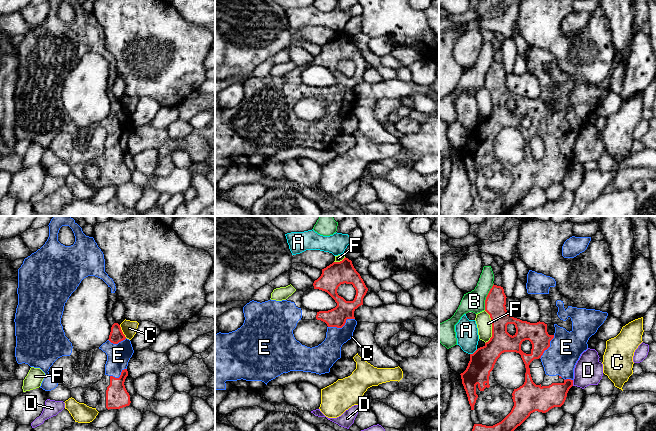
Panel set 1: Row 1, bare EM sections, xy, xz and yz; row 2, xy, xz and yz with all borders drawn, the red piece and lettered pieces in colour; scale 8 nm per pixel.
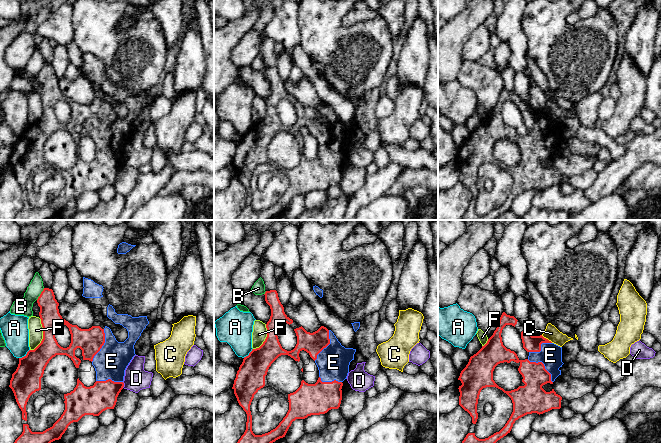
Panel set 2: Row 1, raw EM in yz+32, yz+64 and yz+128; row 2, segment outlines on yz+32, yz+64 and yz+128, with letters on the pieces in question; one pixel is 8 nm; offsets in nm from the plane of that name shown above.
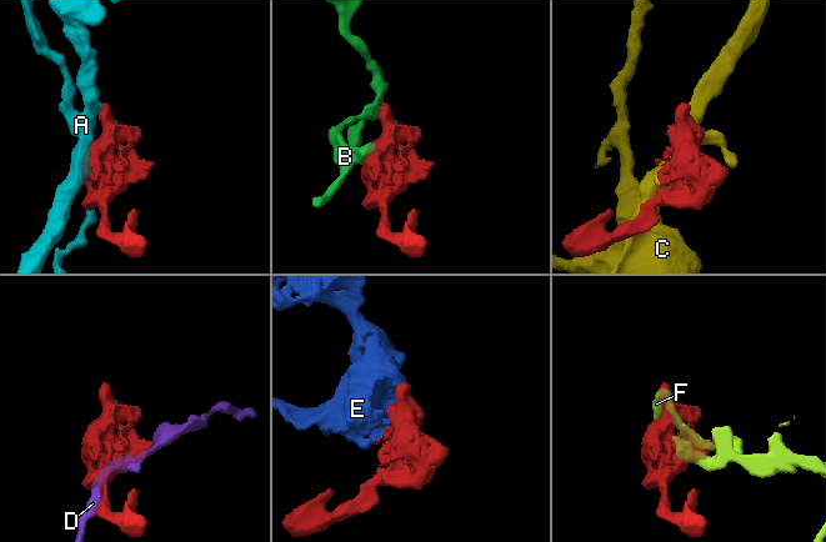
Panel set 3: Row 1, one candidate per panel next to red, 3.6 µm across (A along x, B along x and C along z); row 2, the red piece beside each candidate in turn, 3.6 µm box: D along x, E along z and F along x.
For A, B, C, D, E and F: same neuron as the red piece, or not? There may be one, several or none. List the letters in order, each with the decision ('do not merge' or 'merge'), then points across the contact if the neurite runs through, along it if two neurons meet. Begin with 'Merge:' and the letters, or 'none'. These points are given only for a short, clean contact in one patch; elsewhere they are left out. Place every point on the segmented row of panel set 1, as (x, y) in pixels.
Merge: E
A: do not merge
B: do not merge; border yz (493, 283), (486, 297), (484, 309)
C: do not merge; border xy (119, 325), (126, 337)
D: do not merge
E: merge
F: do not merge; border yz (484, 310), (489, 315), (491, 321), (491, 337), (485, 343)

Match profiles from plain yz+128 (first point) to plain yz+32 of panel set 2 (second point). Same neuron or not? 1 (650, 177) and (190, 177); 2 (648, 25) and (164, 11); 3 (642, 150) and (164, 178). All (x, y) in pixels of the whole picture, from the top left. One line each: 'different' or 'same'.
1: same
2: different
3: same

